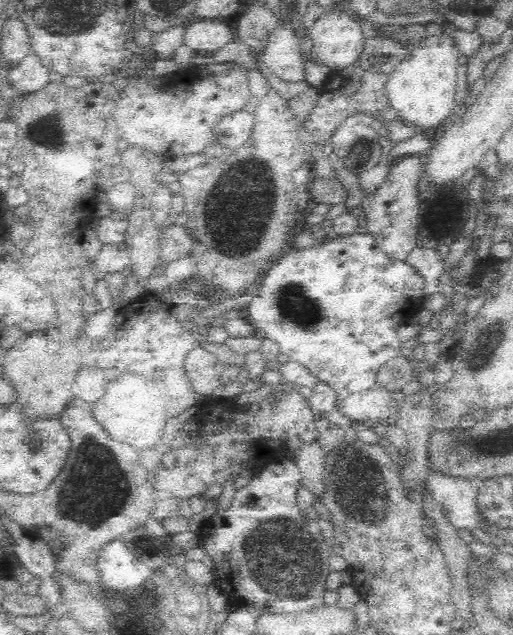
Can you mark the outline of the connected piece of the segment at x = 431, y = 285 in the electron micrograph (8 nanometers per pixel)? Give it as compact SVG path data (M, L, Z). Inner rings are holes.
M416 247L408 255L406 260L418 277L423 281L423 292L424 296L422 301L428 300L434 293L440 293L438 282L440 276L445 274L443 259L438 255L434 249L429 249L427 247Z

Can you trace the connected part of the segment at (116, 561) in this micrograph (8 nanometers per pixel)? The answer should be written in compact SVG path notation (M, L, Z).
M120 538L107 542L97 553L95 562L99 585L122 594L144 584L152 576L152 569L130 552Z

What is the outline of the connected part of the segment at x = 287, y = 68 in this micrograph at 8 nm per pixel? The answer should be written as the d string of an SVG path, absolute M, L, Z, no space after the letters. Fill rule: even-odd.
M274 29L268 37L263 56L264 66L280 80L307 82L305 73L305 45L292 31Z

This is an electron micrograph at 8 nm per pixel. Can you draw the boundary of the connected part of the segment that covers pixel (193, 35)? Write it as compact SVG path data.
M193 19L186 22L185 39L194 50L212 52L232 44L235 40L233 24L230 21Z

